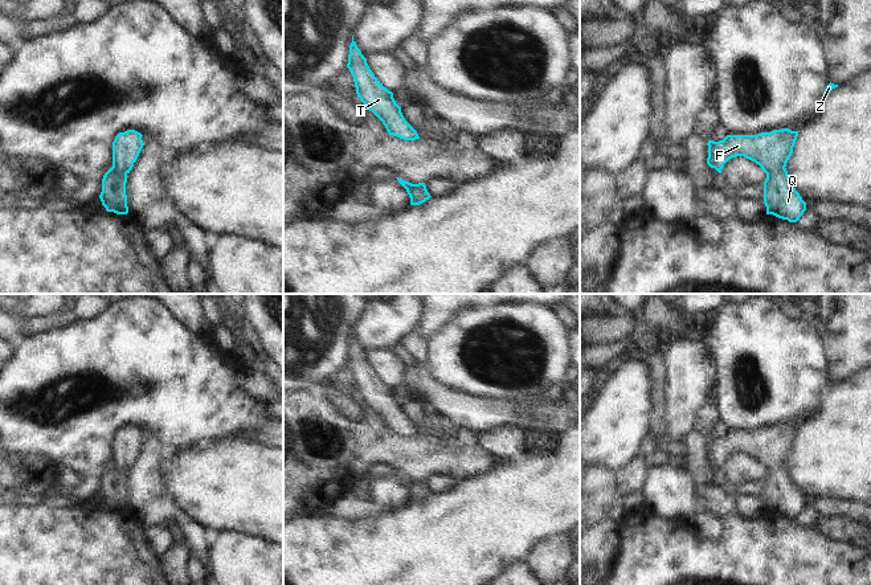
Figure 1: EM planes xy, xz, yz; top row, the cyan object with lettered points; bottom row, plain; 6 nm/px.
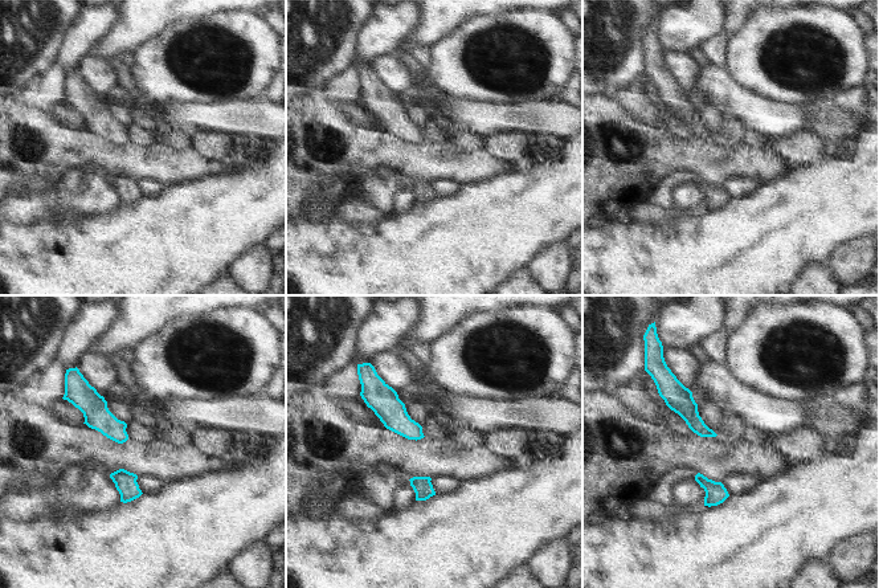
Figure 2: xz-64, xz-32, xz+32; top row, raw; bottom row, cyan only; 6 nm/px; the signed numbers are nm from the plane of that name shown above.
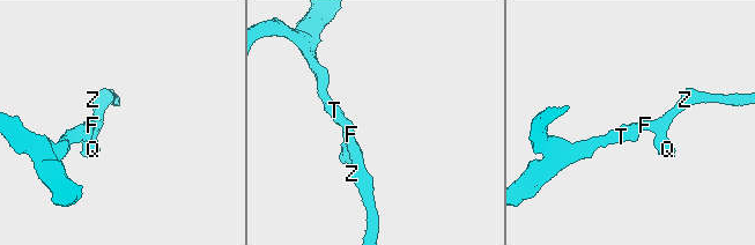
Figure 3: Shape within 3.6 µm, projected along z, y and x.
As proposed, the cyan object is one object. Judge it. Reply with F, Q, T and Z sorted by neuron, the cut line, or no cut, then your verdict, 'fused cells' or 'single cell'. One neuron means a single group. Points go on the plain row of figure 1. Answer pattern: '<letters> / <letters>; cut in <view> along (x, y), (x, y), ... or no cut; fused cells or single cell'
F Q T Z; no cut; single cell

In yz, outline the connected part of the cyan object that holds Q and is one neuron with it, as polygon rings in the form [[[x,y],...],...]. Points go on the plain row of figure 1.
[[[782,425],[757,431],[727,431],[719,438],[708,437],[707,461],[721,470],[724,461],[732,454],[744,453],[755,458],[766,470],[766,511],[797,519],[806,507],[806,499],[790,479],[785,463],[793,450],[798,429]]]

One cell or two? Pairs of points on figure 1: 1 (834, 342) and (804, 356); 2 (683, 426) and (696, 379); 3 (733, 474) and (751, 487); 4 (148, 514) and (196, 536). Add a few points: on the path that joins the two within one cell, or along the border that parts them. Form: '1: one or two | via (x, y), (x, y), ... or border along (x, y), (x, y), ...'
1: two | border along (820, 326), (824, 356), (830, 377)
2: one | via (683, 414), (687, 391)
3: two | border along (763, 477), (755, 481), (745, 481), (732, 490)
4: one | via (160, 514), (174, 514), (184, 524)

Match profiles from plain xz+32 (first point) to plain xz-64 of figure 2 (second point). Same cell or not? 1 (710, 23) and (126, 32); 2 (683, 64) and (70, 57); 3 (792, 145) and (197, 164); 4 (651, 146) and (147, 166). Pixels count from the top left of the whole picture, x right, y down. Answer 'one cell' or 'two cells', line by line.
1: two cells
2: two cells
3: two cells
4: one cell

